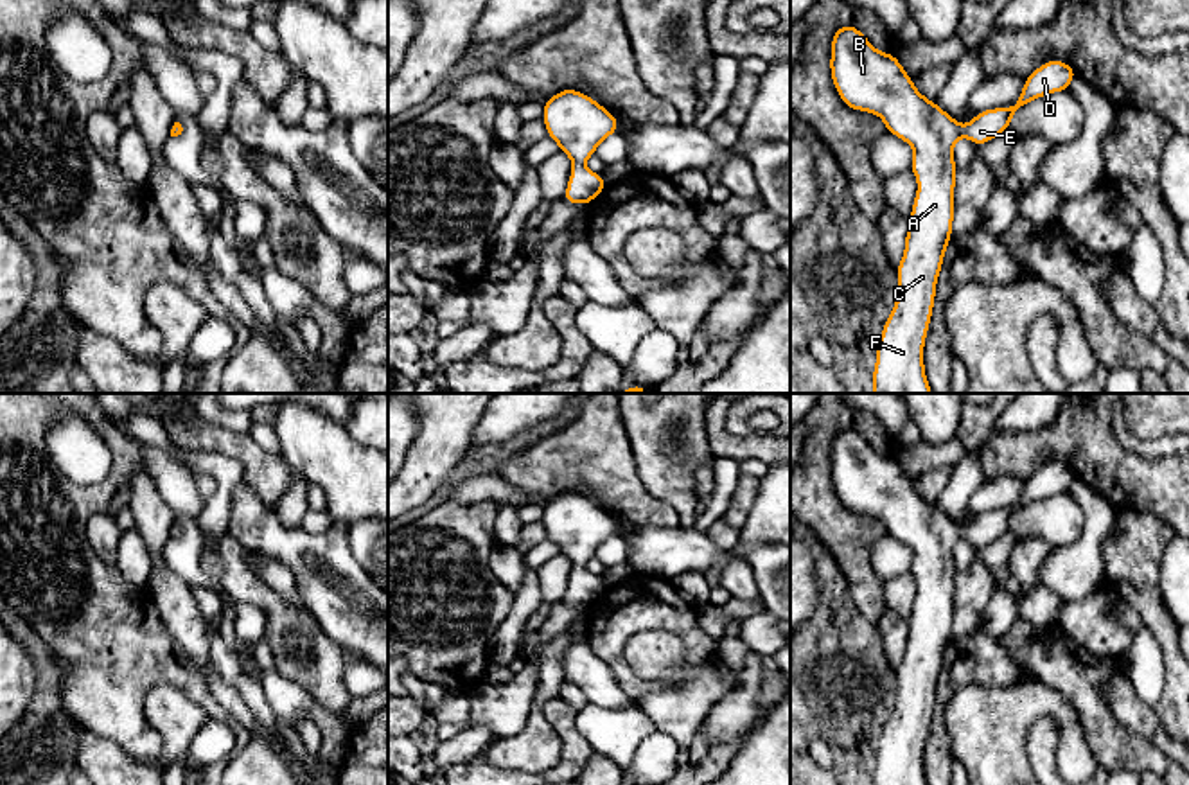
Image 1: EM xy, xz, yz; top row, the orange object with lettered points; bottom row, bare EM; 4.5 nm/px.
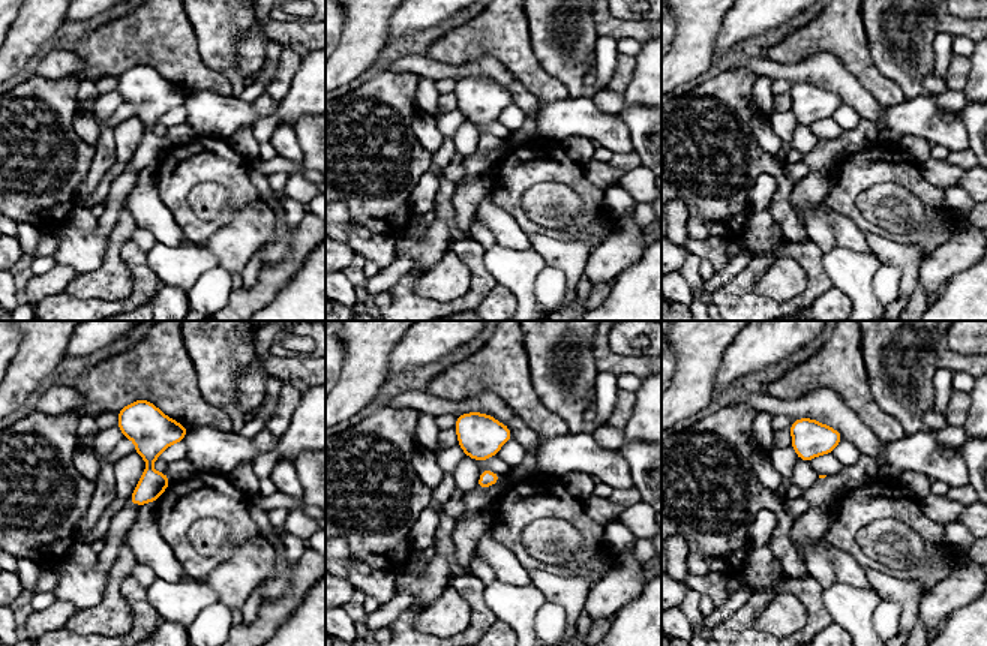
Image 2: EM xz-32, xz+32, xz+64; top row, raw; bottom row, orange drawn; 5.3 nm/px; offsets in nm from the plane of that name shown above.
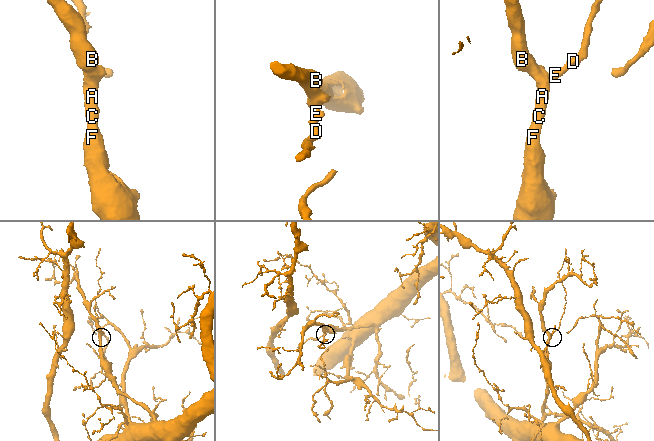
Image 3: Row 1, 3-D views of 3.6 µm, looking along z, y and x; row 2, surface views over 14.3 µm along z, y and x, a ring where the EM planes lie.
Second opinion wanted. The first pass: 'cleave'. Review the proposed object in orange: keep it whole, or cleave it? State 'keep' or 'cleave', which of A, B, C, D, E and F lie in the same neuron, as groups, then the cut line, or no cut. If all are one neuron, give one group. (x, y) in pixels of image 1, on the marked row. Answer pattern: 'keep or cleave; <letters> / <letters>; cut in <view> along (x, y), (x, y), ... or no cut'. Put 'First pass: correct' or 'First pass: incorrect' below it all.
keep; A B C D E F; no cut
First pass: incorrect

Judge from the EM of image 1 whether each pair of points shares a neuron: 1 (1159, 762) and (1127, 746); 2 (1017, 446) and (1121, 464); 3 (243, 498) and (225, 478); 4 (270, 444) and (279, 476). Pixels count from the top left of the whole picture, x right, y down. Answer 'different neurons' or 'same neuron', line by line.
1: same neuron
2: same neuron
3: different neurons
4: different neurons

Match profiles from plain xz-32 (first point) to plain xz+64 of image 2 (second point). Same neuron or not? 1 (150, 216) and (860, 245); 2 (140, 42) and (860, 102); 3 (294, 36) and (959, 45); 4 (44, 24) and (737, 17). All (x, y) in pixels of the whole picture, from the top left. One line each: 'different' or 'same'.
1: same
2: different
3: different
4: different

